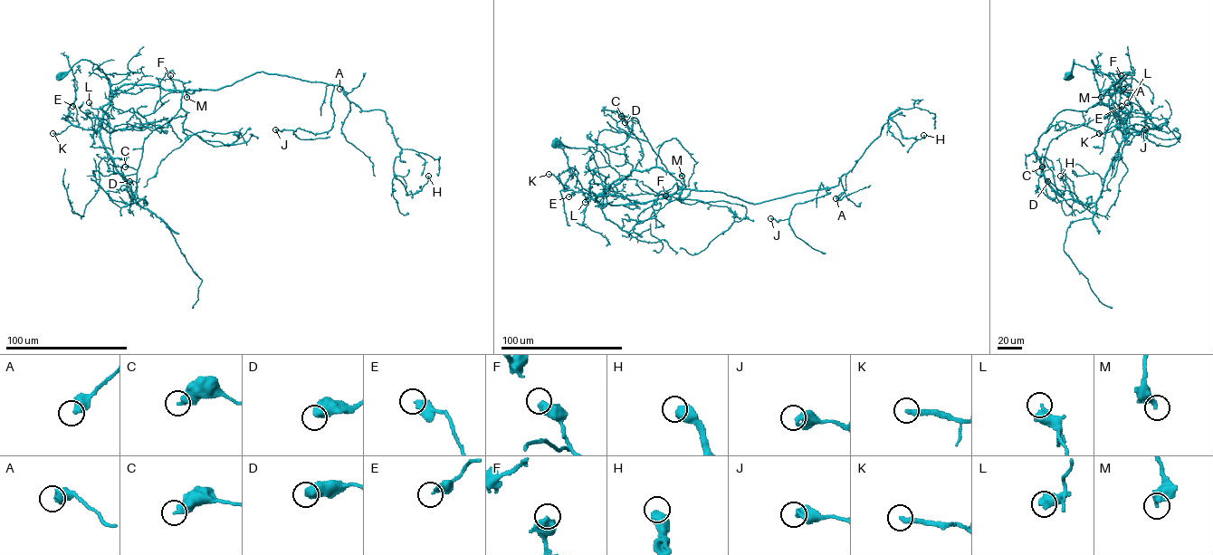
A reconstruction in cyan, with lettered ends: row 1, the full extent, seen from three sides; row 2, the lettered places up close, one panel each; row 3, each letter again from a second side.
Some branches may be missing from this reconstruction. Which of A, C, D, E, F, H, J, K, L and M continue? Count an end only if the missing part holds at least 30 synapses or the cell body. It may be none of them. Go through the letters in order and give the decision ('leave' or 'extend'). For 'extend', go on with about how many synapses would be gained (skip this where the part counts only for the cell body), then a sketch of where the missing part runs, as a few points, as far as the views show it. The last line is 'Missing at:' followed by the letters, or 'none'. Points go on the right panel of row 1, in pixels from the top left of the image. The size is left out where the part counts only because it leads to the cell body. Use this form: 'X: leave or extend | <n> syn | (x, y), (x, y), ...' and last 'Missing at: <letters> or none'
A: leave
C: leave
D: leave
E: leave
F: leave
H: leave
J: leave
K: leave
L: leave
M: leave
Missing at: none

